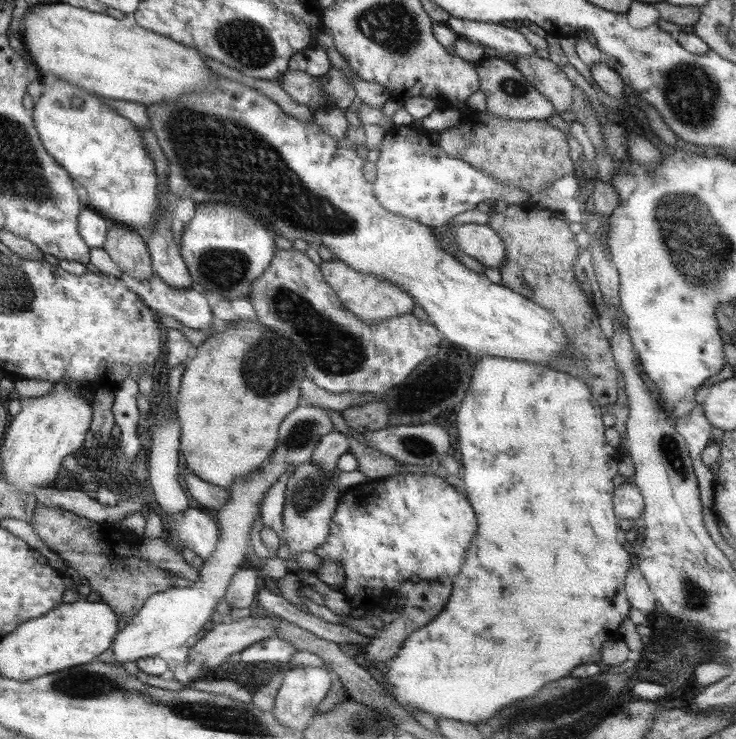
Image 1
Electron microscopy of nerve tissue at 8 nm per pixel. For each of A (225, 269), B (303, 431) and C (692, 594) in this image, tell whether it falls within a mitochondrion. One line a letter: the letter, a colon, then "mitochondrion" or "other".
A: mitochondrion
B: mitochondrion
C: mitochondrion

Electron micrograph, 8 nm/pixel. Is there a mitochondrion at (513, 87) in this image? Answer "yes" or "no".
yes

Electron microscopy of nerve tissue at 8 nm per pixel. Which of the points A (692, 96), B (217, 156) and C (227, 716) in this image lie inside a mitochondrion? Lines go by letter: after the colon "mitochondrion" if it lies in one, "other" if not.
A: mitochondrion
B: mitochondrion
C: mitochondrion

